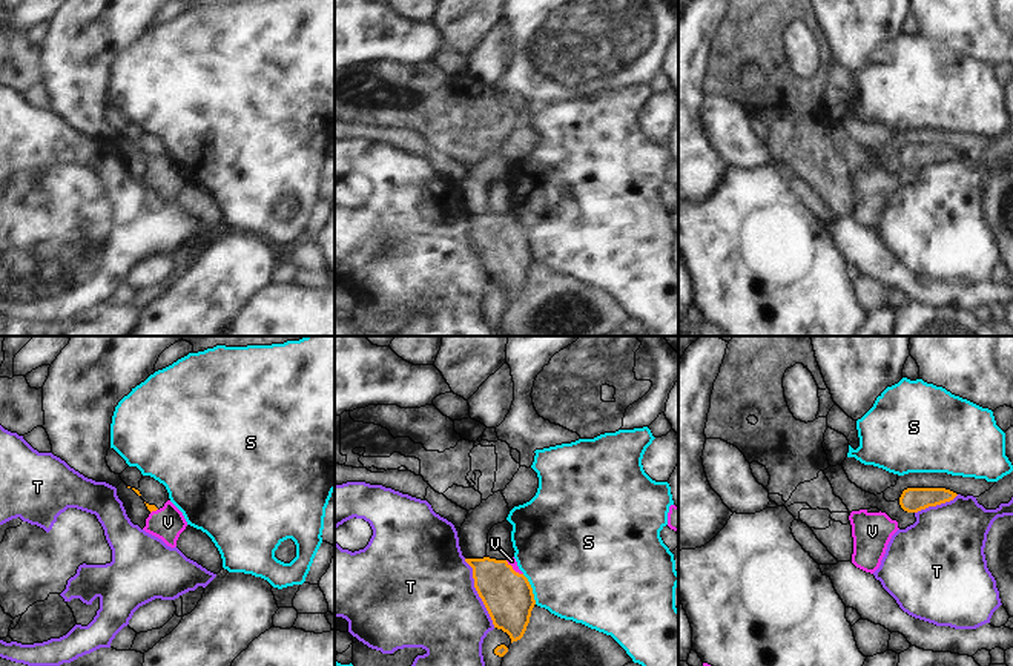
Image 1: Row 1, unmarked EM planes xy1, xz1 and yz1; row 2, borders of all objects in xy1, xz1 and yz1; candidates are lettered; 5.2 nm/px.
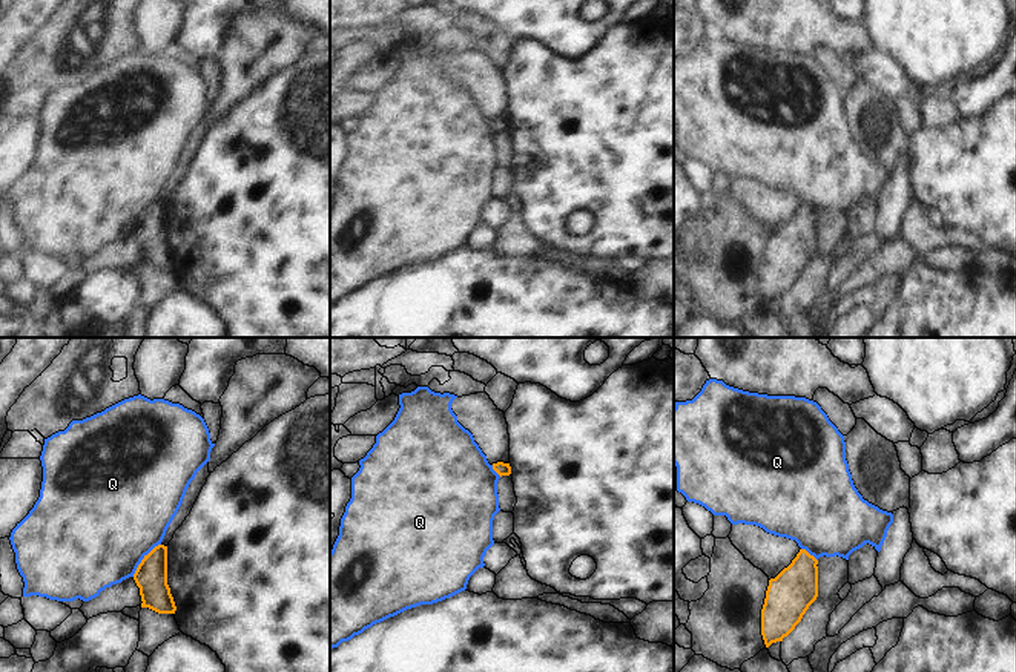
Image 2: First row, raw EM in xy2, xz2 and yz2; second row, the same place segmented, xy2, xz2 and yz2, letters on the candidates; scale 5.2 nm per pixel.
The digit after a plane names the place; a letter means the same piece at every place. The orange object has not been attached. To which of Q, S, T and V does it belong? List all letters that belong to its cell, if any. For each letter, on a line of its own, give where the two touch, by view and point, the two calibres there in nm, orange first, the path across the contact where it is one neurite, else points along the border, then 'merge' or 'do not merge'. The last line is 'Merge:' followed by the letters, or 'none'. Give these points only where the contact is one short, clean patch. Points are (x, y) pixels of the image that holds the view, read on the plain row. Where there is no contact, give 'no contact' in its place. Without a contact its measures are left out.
Q: contact xy2 (143, 215); calibres 170 and 500 nm; border xy2 (160, 200), (141, 217), (132, 232); do not merge
S: contact xz1 (531, 246); calibres 260 and 480 nm; do not merge
T: contact xz1 (478, 249); calibres 260 and 480 nm; border xz1 (464, 215), (471, 224), (473, 243), (494, 283); do not merge
V: contact xz1 (513, 226); calibres 260 and 40 nm; way xz1 (508, 253), (513, 226), (511, 217); merge
Merge: V

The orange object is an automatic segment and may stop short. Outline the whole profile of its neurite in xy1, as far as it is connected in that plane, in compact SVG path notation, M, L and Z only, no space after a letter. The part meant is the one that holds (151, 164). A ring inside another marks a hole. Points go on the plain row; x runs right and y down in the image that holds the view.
M167 157L163 164L146 160L150 167L146 175L146 189L161 195L167 203L175 204L180 190L186 186L187 178L183 169Z

